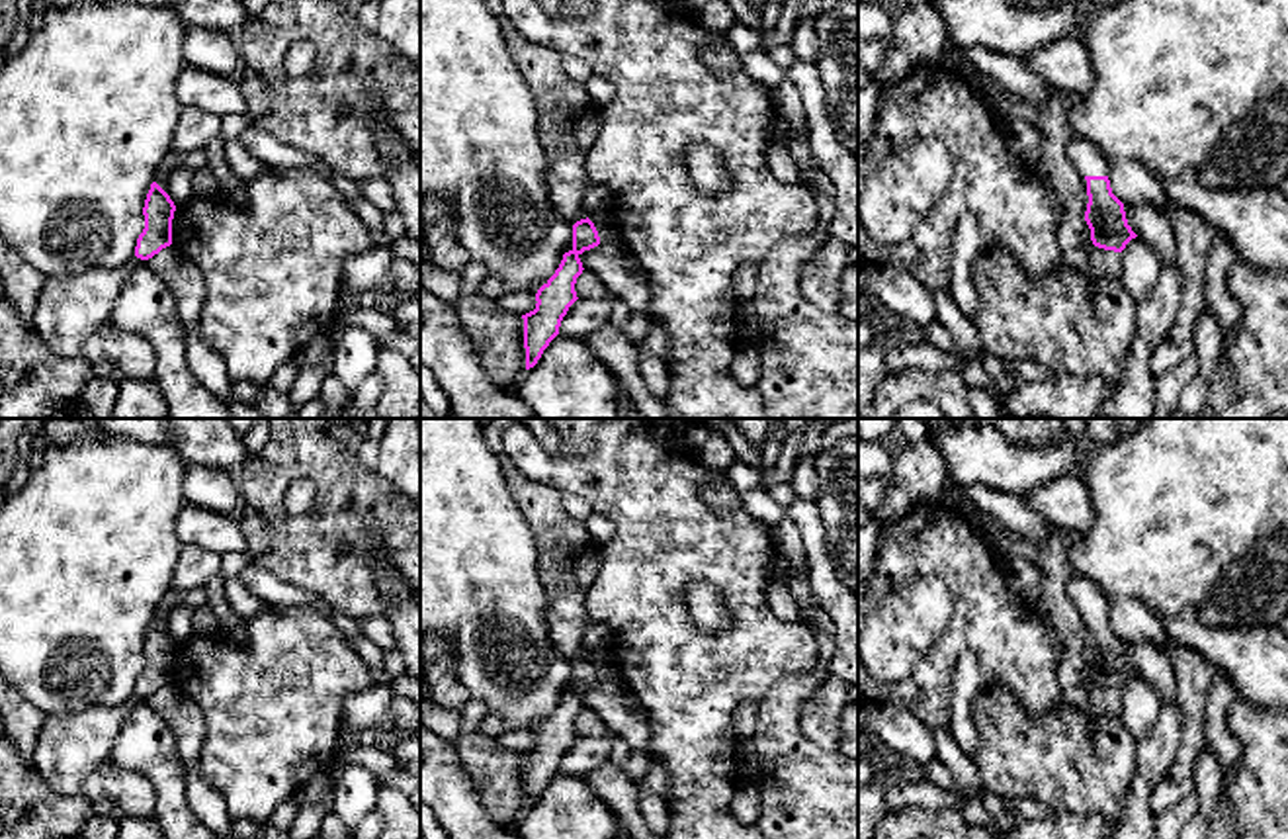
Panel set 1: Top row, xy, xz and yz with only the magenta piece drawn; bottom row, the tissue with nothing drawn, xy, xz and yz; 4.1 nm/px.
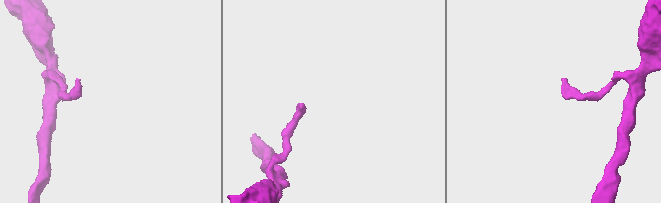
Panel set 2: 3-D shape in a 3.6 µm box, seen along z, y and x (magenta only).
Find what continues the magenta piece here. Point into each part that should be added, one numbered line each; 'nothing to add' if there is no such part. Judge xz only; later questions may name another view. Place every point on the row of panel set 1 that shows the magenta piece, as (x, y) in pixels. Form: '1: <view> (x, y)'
nothing to add

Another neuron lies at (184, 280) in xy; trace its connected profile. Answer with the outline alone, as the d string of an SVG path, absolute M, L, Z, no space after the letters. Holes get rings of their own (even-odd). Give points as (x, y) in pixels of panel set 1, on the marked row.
M174 244L145 262L166 284L176 301L186 334L188 368L223 403L235 399L225 360L197 332L197 321L205 301L201 270Z

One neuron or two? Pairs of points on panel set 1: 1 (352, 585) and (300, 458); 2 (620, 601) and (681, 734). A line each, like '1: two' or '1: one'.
1: one
2: one

